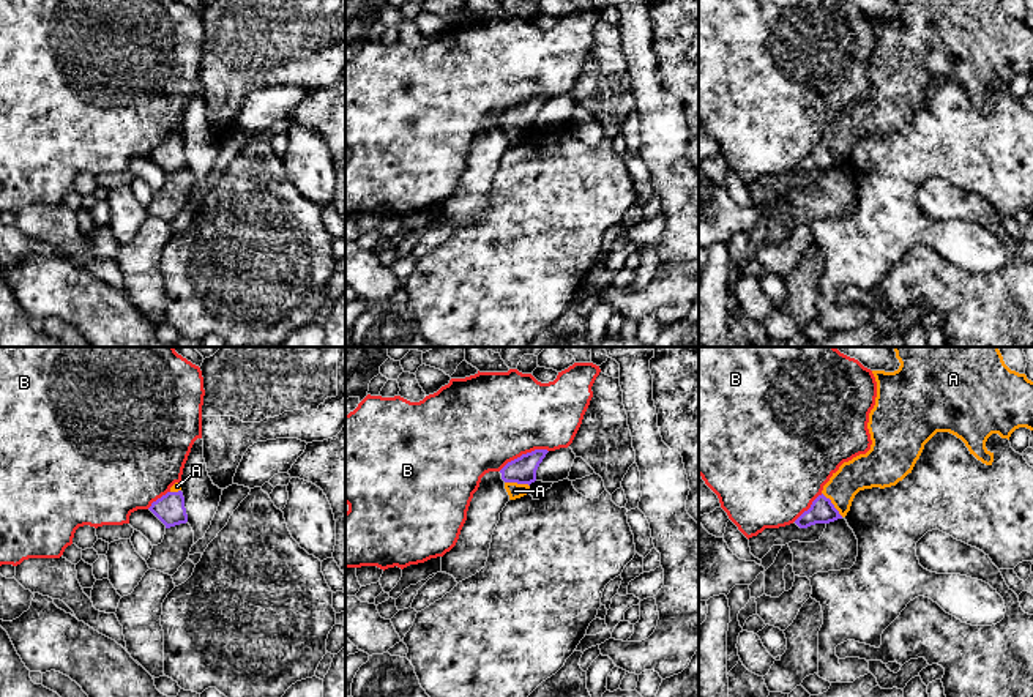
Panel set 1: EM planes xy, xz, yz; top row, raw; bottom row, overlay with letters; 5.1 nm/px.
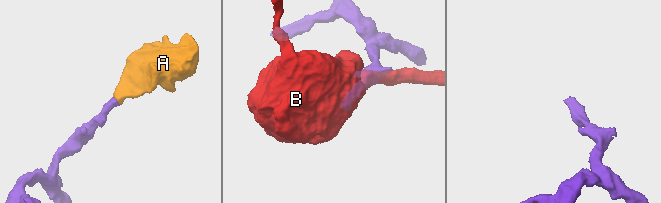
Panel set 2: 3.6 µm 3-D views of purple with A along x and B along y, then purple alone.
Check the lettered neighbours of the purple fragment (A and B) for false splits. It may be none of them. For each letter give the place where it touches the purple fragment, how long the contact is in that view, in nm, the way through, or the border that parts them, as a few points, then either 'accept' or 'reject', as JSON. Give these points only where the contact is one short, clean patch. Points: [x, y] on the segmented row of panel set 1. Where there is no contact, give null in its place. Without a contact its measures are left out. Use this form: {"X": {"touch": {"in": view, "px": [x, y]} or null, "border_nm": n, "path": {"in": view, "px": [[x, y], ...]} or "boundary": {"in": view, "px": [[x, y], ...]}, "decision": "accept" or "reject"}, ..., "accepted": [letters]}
{"A": {"touch": {"in": "yz", "px": [833, 505]}, "border_nm": 170, "path": {"in": "yz", "px": [[822, 511], [833, 505], [868, 470]]}, "decision": "accept"}, "B": {"touch": {"in": "xz", "px": [522, 454]}, "border_nm": 280, "decision": "reject"}, "accepted": ["A"]}

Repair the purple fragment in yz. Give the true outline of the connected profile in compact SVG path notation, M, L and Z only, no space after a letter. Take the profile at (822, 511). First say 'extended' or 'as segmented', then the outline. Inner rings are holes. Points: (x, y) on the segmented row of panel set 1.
extended | M894 347L894 352L901 363L897 371L872 371L877 382L877 397L867 423L872 440L871 449L866 454L844 462L839 470L833 473L811 508L795 520L800 528L807 528L815 524L830 524L845 517L860 490L896 486L912 473L924 445L937 432L956 435L965 443L970 454L983 464L992 465L994 453L986 448L986 442L992 434L1009 440L1011 434L1019 427L1033 430L1033 382L1028 380L1025 374L1008 367L998 347Z

